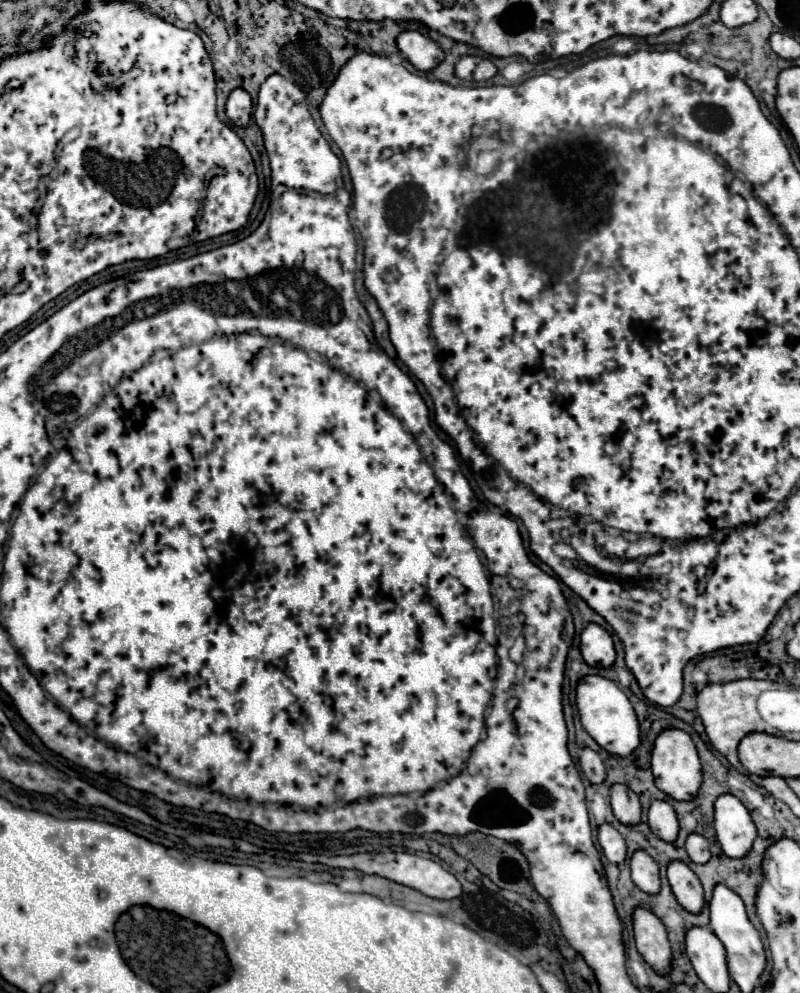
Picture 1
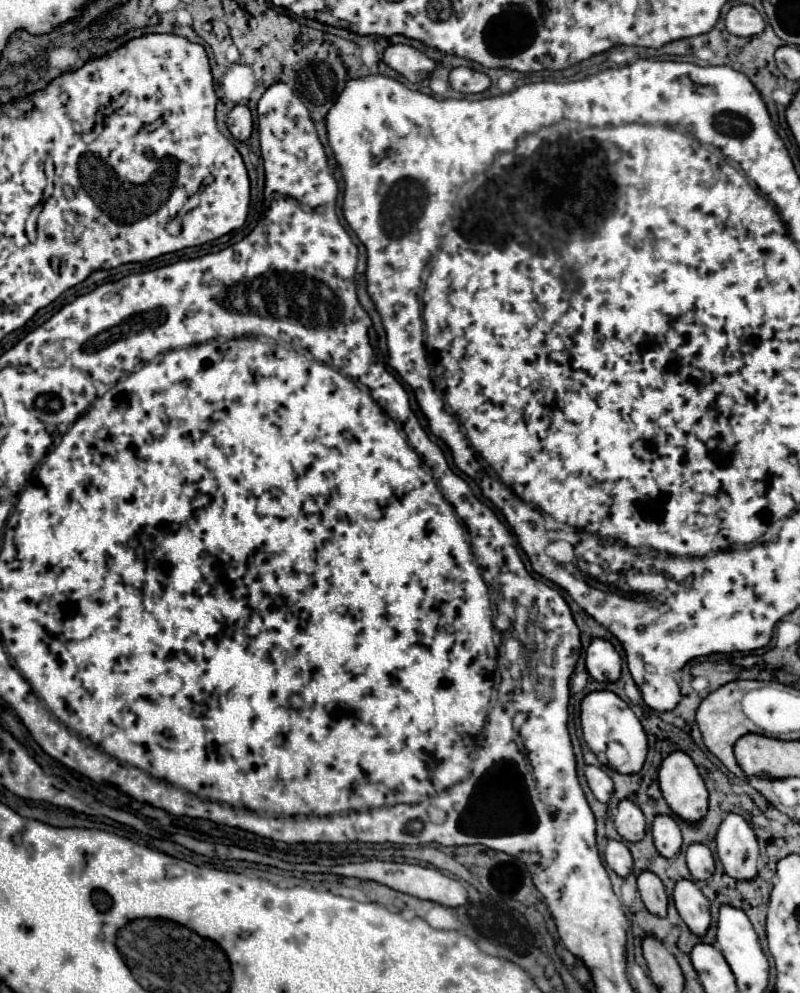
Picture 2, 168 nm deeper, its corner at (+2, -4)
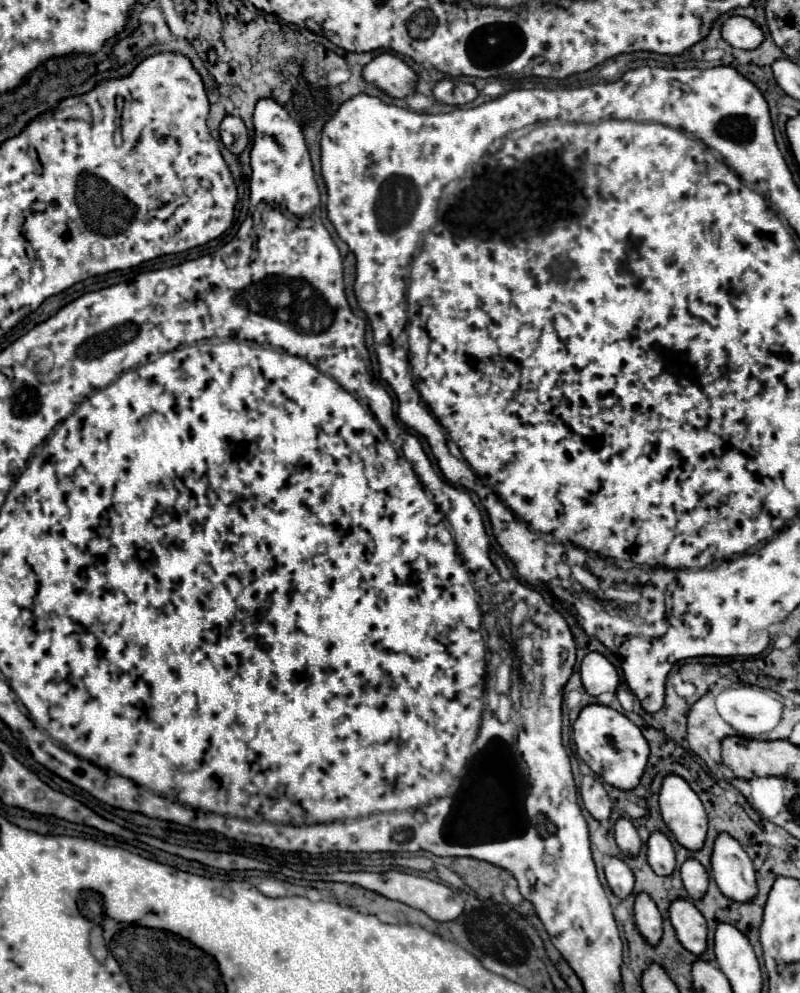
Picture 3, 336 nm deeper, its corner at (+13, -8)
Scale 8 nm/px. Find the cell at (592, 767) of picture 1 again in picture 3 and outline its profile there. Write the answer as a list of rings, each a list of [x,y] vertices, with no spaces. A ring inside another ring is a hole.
[[[583,776],[581,780],[581,798],[591,816],[599,822],[609,820],[611,816],[611,798],[607,796],[603,784],[597,778]]]

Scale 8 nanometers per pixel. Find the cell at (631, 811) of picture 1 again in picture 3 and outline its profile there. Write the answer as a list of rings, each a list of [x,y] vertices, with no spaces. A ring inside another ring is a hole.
[[[619,818],[615,824],[615,840],[625,856],[635,858],[641,850],[641,838],[629,818]]]

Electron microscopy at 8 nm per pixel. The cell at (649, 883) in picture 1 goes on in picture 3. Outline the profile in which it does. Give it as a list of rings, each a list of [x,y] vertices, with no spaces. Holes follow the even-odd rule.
[[[637,894],[635,898],[635,924],[641,936],[651,944],[659,944],[663,936],[663,918],[655,902],[647,894]]]

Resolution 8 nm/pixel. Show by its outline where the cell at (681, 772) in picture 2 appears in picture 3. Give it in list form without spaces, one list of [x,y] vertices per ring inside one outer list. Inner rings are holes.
[[[669,774],[663,780],[659,806],[665,824],[681,846],[691,852],[703,848],[703,840],[707,836],[707,812],[699,796],[681,776]]]

